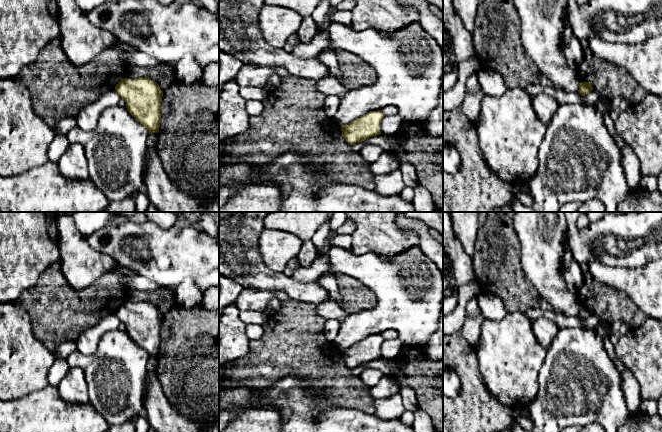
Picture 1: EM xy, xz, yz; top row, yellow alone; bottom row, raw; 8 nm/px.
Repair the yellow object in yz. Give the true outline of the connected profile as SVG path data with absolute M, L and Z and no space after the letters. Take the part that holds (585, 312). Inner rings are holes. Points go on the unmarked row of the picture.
M581 306L578 316L581 319L585 320L589 318L592 314L593 314L593 311L590 306Z

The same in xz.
M381 334L370 335L366 339L341 350L342 360L349 369L362 366L370 361L380 359L380 349L384 342Z

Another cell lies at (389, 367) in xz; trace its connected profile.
M376 359L370 361L362 366L351 369L351 373L354 376L359 376L364 369L378 369L384 373L396 379L400 385L399 394L402 398L402 402L406 411L414 412L418 408L416 392L406 384L406 379L403 373L400 372L397 367L399 359Z

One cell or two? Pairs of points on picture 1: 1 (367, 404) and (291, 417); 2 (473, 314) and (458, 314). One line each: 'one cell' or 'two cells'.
1: two cells
2: two cells

